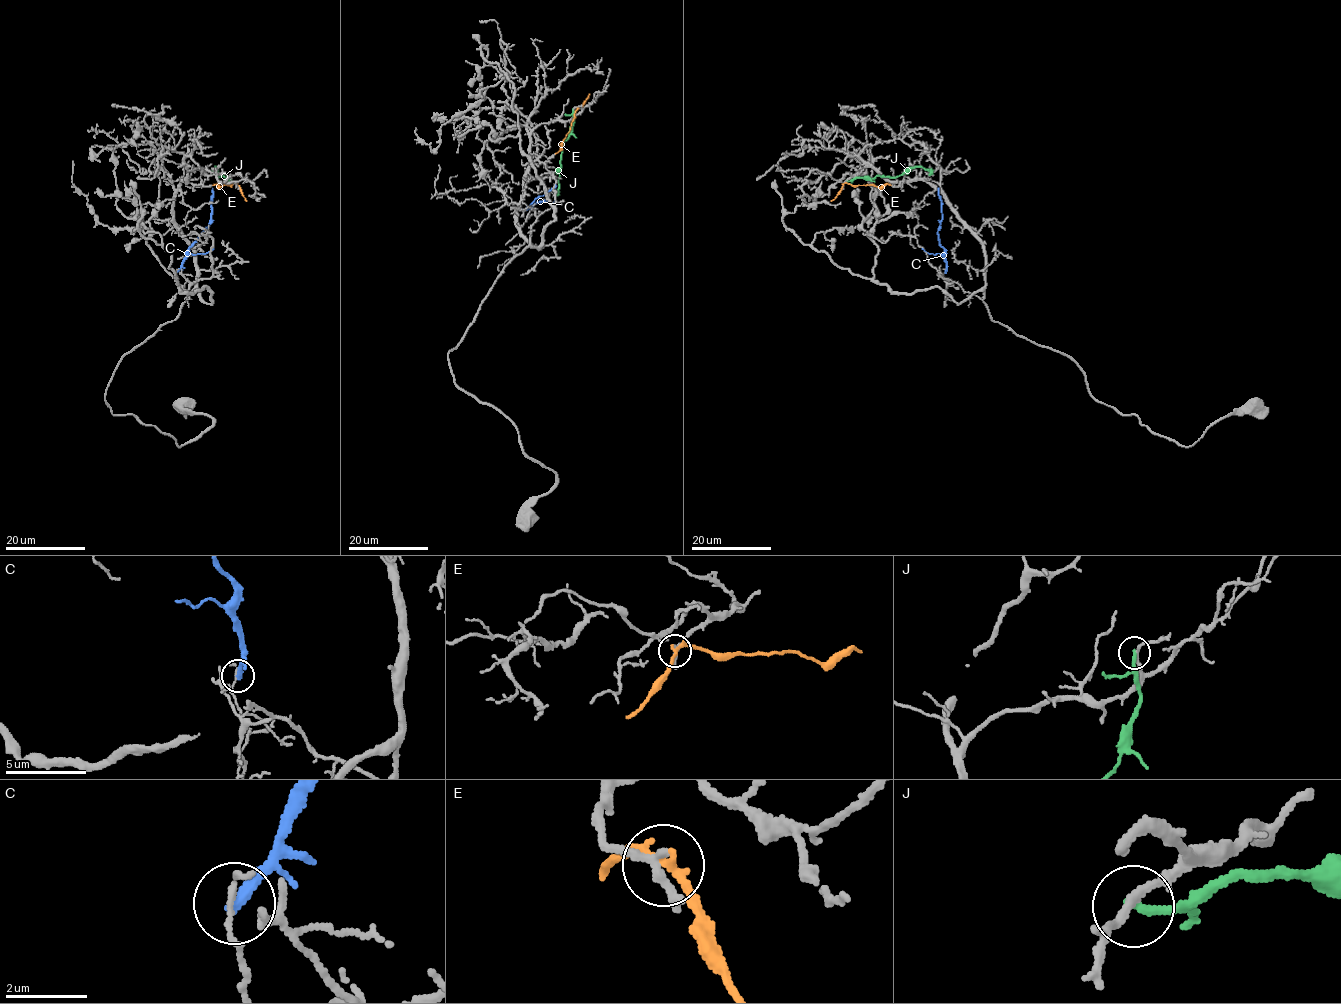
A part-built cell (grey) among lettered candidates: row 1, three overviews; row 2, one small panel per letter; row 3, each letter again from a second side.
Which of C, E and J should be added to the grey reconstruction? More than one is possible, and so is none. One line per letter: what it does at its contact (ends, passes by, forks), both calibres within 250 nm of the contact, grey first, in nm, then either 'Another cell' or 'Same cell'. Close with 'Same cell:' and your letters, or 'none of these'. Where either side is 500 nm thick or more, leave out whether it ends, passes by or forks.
C: It ends there. Thickness 160 nm (grey) against 300 nm. Another cell
E: It passes by. Thickness 320 nm (grey) against 200 nm. Another cell
J: It ends there. Thickness 200 nm (grey) against 240 nm. Another cell
Same cell: none of these

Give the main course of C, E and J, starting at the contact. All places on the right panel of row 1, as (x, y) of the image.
C: (945, 272), (945, 249), (939, 240), (942, 203), (938, 188)
E: (842, 184), (891, 185)
J: (846, 181), (897, 177), (916, 167), (928, 169), (933, 174)

